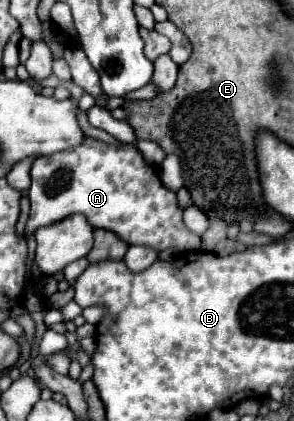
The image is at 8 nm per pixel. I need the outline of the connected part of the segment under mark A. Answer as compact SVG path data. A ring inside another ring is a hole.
M84 137L80 145L68 151L36 159L32 165L30 203L26 237L34 235L38 227L80 213L94 229L112 231L128 245L144 245L154 251L176 249L180 253L200 249L200 237L182 223L182 209L178 207L176 193L162 185L158 169L146 163L136 145L130 143L112 145Z

